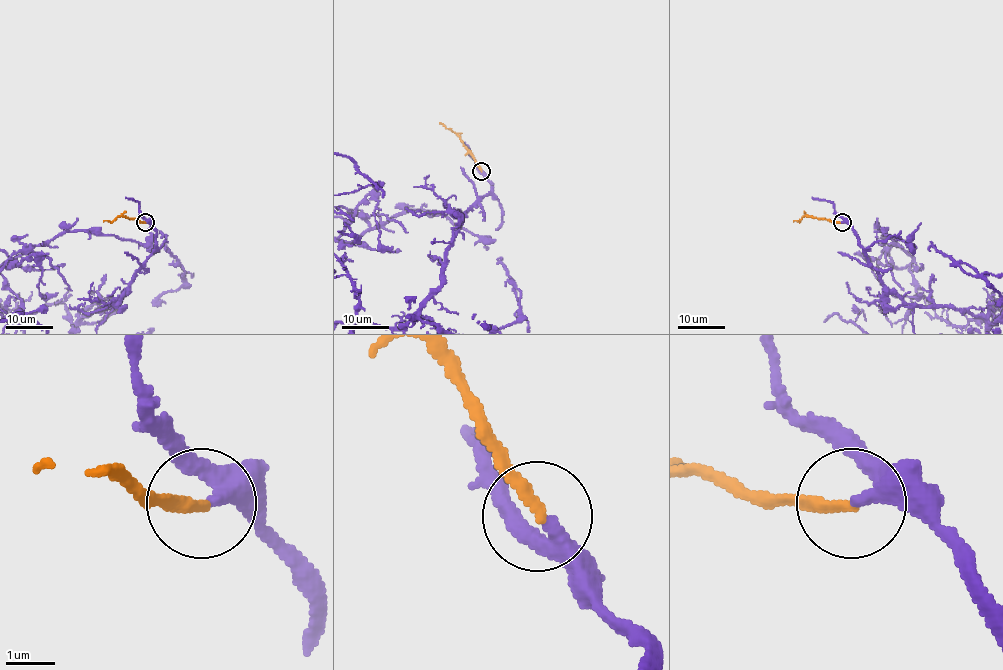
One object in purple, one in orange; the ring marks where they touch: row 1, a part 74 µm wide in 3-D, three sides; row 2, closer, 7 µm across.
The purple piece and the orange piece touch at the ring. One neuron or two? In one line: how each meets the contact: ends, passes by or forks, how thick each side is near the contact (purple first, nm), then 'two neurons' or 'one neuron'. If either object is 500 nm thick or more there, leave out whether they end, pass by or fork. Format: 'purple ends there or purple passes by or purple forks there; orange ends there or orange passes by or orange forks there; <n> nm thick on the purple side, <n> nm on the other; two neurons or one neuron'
purple passes by; orange ends there; 240 nm thick on the purple side, 220 nm on the other; one neuron

